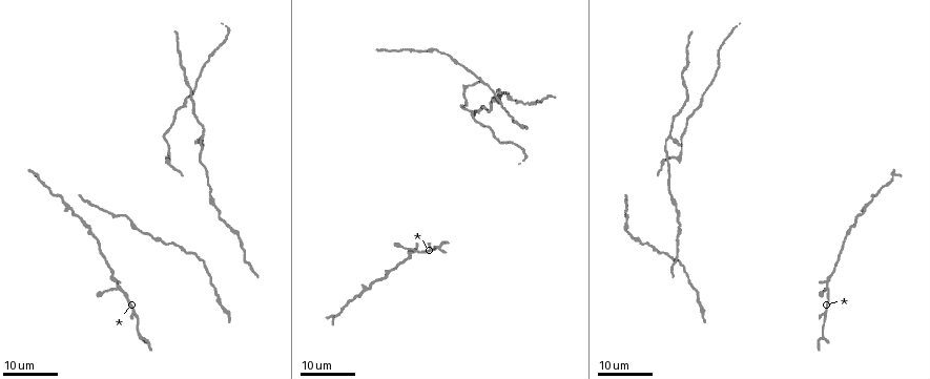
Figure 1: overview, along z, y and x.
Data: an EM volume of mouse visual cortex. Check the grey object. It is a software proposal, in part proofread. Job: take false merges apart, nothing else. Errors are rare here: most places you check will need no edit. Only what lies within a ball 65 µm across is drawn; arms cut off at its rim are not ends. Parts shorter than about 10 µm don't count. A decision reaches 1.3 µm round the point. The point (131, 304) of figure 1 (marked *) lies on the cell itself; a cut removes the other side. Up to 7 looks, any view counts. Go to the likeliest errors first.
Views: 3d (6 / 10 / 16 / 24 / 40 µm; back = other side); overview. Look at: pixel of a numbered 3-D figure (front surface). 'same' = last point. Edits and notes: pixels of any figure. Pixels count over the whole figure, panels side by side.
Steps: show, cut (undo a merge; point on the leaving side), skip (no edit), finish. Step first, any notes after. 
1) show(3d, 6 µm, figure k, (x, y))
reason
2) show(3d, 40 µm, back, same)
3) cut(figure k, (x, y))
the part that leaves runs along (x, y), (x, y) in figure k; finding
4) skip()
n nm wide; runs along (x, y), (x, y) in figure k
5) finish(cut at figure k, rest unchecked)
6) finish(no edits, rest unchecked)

show(3d, 16 µm, figure 1, (827, 279))
three-way junction

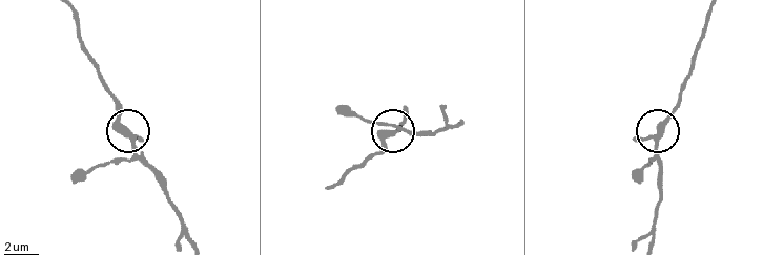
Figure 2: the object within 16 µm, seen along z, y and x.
show(3d, 10 µm, figure 2, (130, 134))

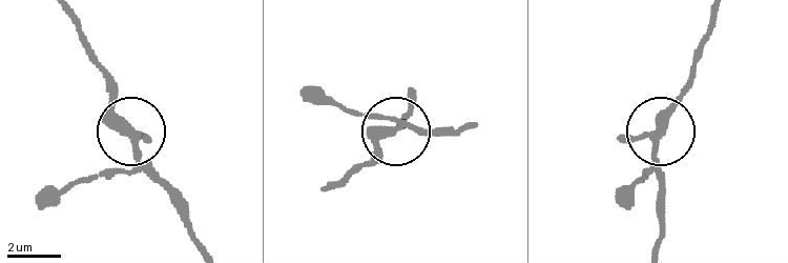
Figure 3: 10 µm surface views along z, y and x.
skip()
270 nm wide; runs along (204, 246), (184, 201), (145, 160), (107, 87) in figure 3; one cell here

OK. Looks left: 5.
show(3d, 16 µm, figure 1, (672, 131))
two arms at a narrow angle

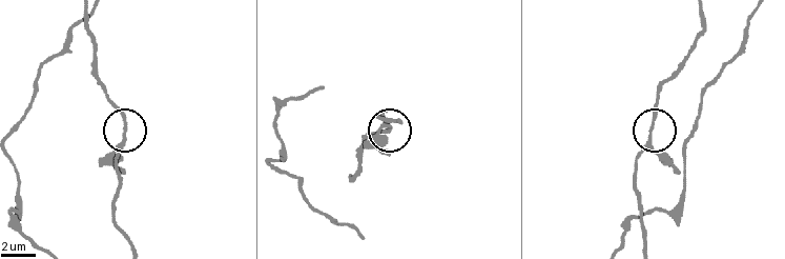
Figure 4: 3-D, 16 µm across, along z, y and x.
show(3d, 10 µm, figure 4, (124, 128))
zoom in

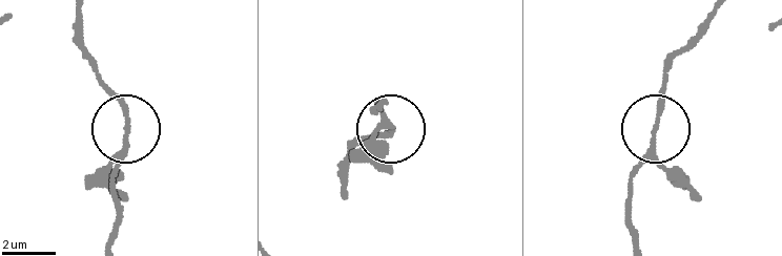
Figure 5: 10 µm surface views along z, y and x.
skip()
3 arms; all the same cell

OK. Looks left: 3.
show(3d, 16 µm, figure 1, (369, 289))

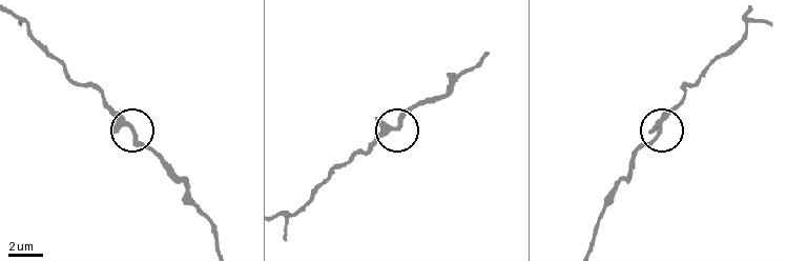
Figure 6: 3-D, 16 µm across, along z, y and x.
show(3d, 10 µm, figure 6, (398, 129))

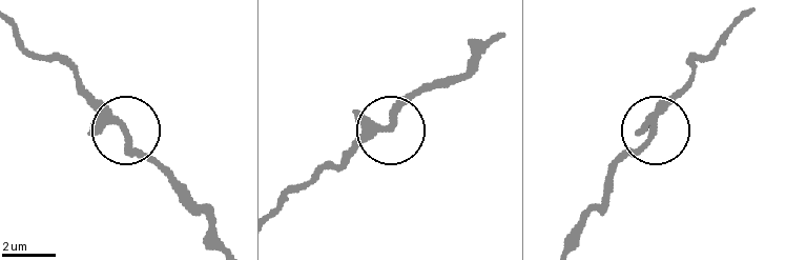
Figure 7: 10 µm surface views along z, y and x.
skip()
230 nm wide; runs along (571, 244), (604, 196), (614, 170), (686, 83) in figure 7; one cell here

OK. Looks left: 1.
finish(no edits, rest unchecked)

